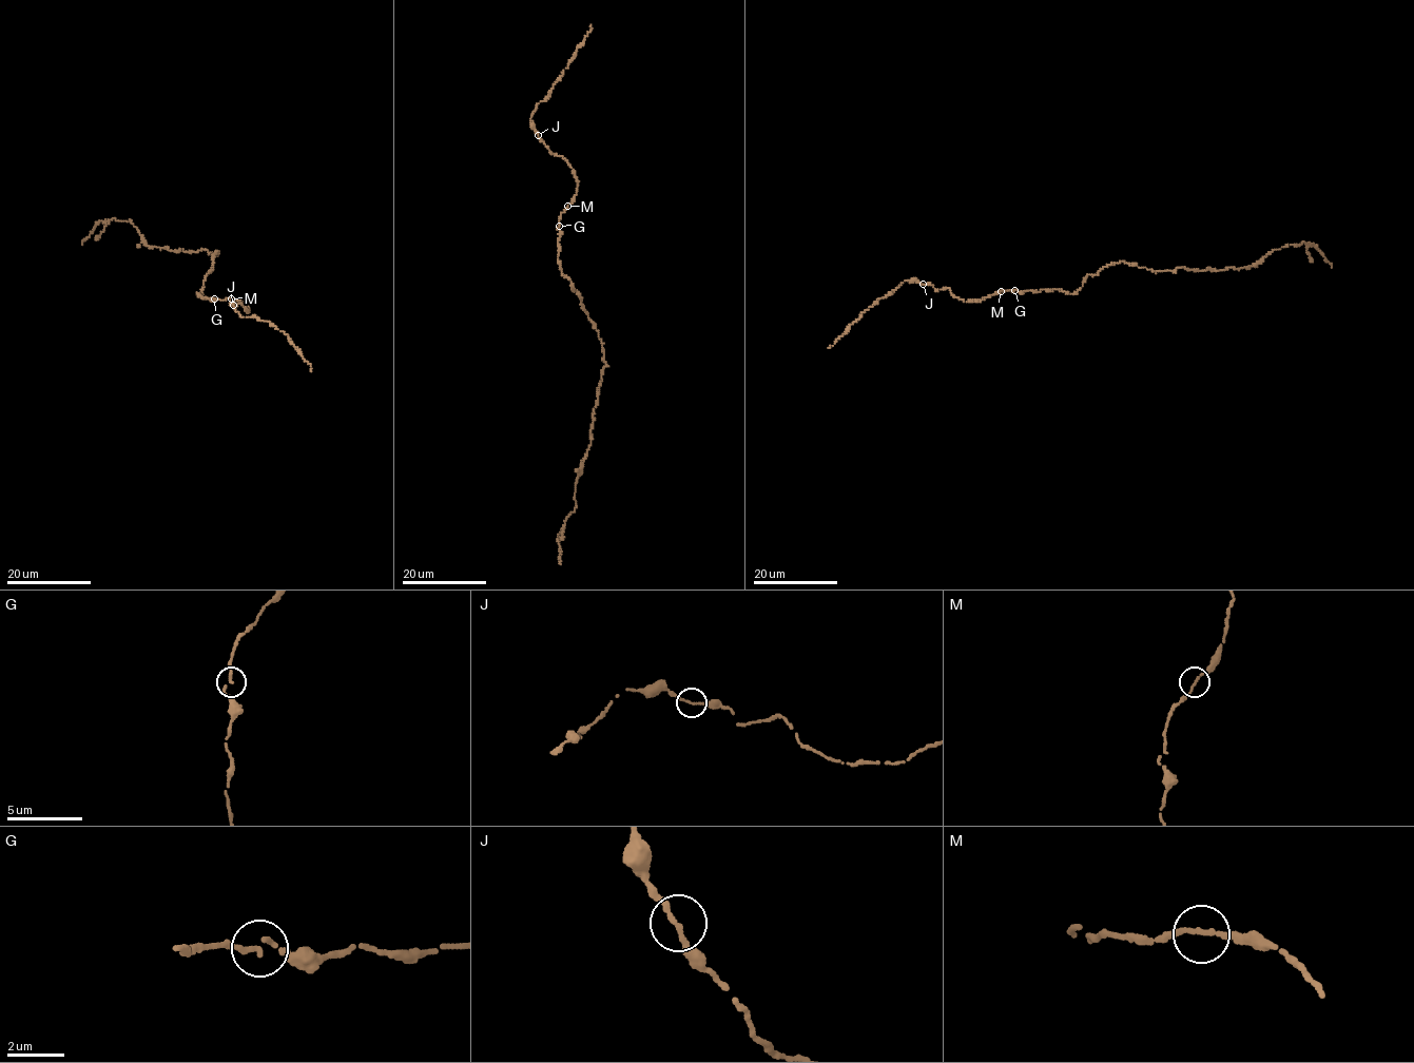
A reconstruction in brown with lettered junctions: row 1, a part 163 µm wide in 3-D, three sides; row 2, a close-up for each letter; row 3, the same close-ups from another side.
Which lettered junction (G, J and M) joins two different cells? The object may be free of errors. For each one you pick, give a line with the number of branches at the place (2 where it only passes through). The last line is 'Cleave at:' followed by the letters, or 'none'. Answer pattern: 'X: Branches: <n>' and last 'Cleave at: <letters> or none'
Cleave at: none

